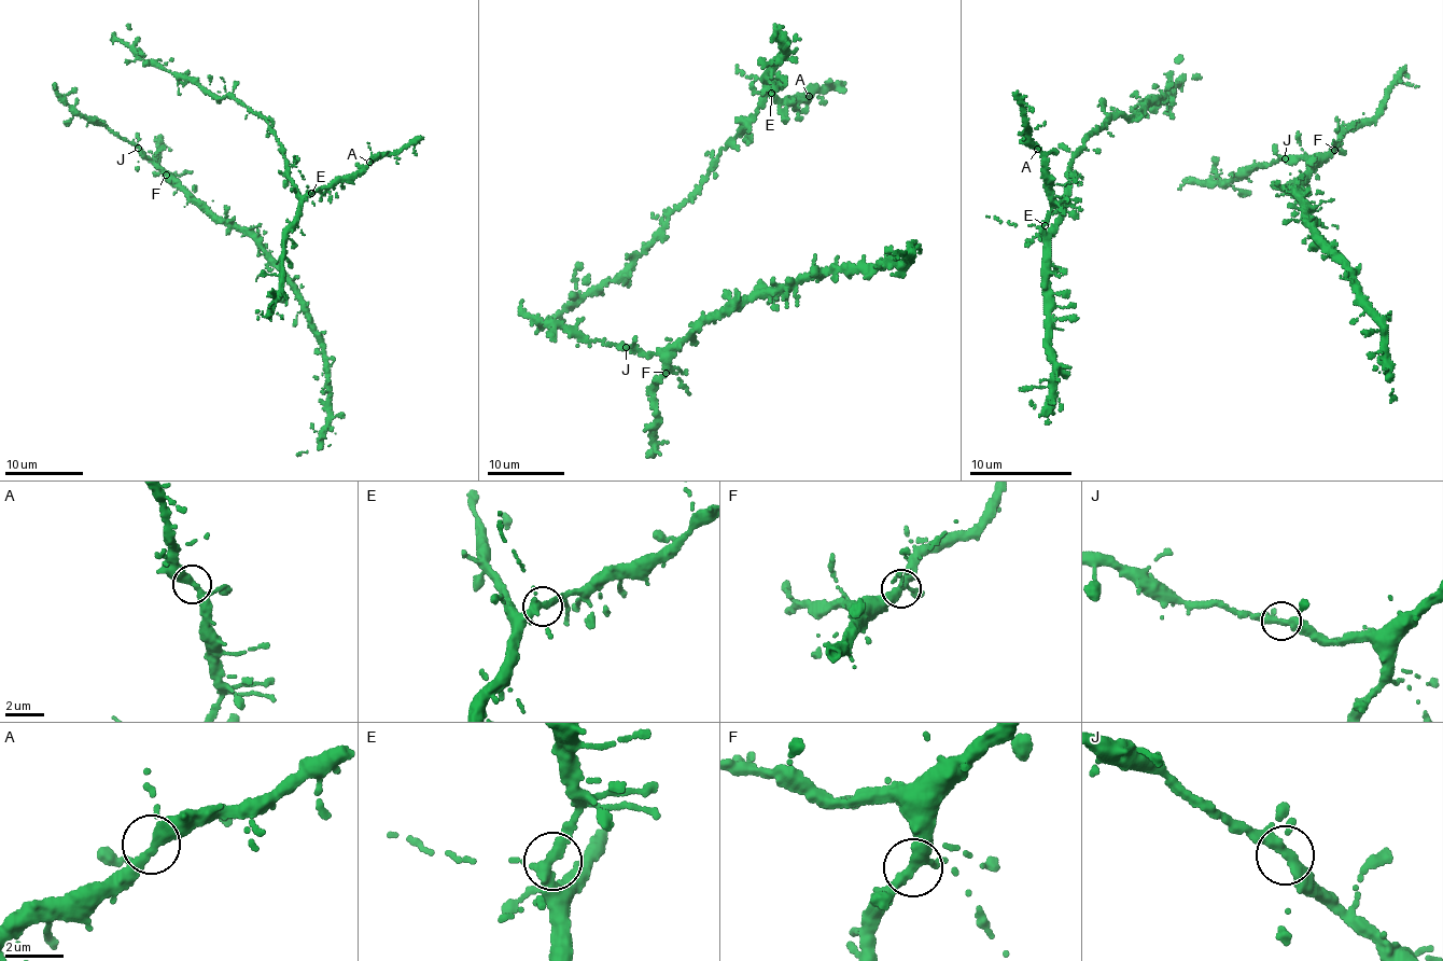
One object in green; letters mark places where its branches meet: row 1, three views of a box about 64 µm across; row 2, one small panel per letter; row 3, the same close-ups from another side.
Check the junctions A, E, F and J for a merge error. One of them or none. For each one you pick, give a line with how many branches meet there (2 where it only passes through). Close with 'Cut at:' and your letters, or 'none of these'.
Cut at: none of these

